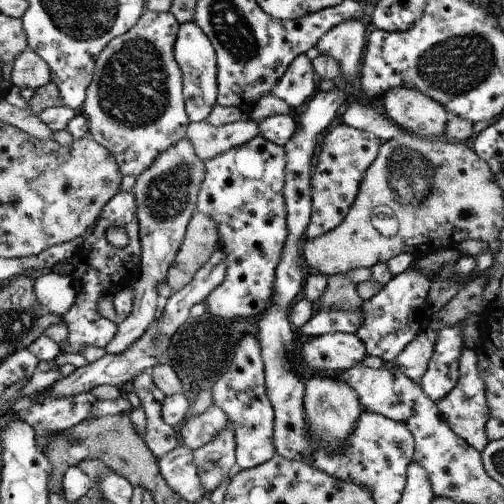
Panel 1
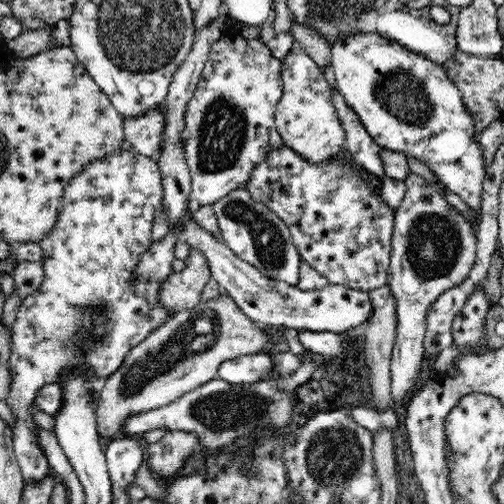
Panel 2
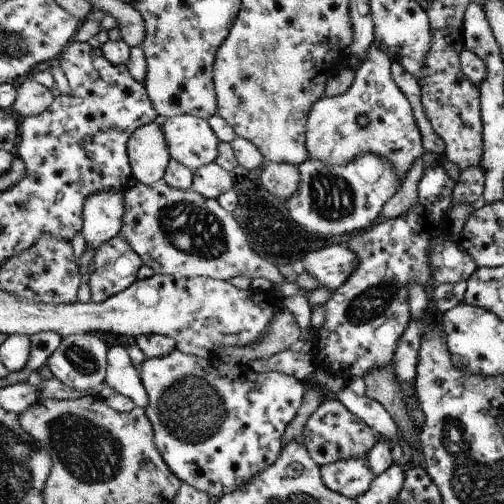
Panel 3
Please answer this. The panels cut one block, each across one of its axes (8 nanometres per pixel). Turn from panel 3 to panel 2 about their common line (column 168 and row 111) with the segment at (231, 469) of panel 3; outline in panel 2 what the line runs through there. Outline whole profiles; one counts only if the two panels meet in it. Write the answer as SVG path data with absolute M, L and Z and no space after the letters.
M356 32L354 36L344 36L342 40L334 40L330 44L330 50L332 50L332 66L338 82L336 90L344 94L348 106L358 114L358 120L370 132L374 142L380 148L394 150L424 162L442 180L442 184L448 190L452 190L466 202L472 218L478 222L488 168L484 166L484 158L478 142L480 134L474 132L472 128L474 122L466 112L466 106L462 104L462 94L454 86L454 82L446 76L444 66L378 34Z

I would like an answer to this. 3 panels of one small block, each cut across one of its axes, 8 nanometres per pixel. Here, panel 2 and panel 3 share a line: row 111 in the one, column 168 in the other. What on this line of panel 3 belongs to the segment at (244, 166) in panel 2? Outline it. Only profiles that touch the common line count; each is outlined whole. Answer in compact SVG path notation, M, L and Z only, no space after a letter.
M163 180L153 186L133 182L123 194L125 214L117 236L141 258L145 268L163 276L181 278L211 278L227 282L231 276L245 276L249 280L265 278L275 286L283 274L275 264L267 262L249 248L239 224L231 212L223 210L217 200L209 200L197 192L175 190Z

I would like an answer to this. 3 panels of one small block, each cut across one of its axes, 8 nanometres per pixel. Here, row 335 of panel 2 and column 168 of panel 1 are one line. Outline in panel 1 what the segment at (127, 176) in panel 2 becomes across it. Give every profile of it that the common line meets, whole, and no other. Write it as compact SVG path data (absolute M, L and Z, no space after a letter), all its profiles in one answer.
M147 10L139 18L139 22L135 22L135 26L127 30L127 34L111 40L95 60L93 82L87 88L81 114L89 124L87 136L109 150L119 166L121 178L131 176L137 180L137 176L141 176L151 164L155 164L155 158L163 154L163 150L173 148L187 136L189 118L183 96L183 70L175 62L175 42L179 28L181 26L171 12L157 14Z

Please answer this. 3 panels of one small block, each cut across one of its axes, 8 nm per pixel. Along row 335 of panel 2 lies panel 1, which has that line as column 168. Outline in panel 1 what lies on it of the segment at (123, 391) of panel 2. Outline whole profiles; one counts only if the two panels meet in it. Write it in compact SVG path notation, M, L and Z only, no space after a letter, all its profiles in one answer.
M187 138L179 140L173 148L163 150L155 158L155 164L151 164L141 176L137 176L135 186L131 194L137 202L137 220L139 220L139 234L143 240L143 270L141 276L133 284L133 310L125 320L117 324L115 338L103 348L105 356L117 356L127 352L143 334L145 330L157 320L157 312L161 310L161 298L157 292L157 284L165 280L169 266L175 260L175 254L179 252L179 246L183 242L187 224L191 216L195 214L195 198L197 190L201 186L205 174L205 164L195 156L195 150Z

